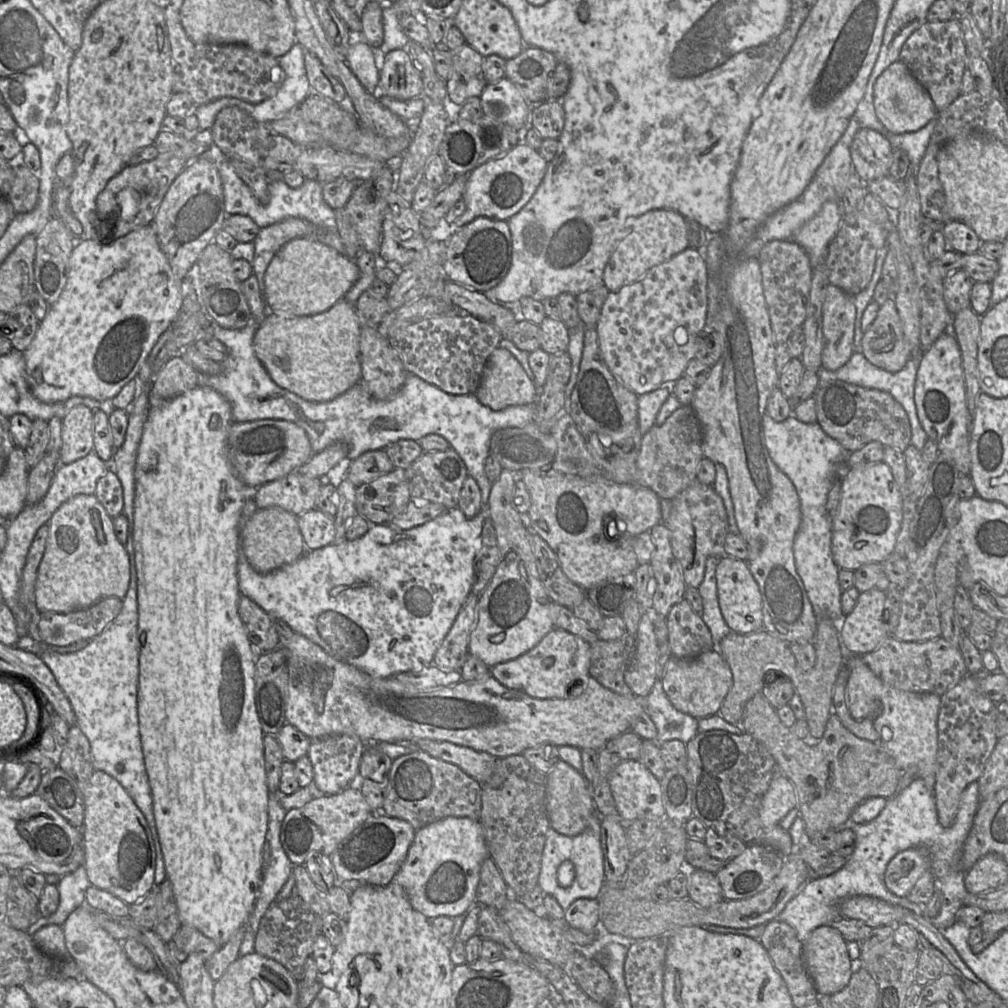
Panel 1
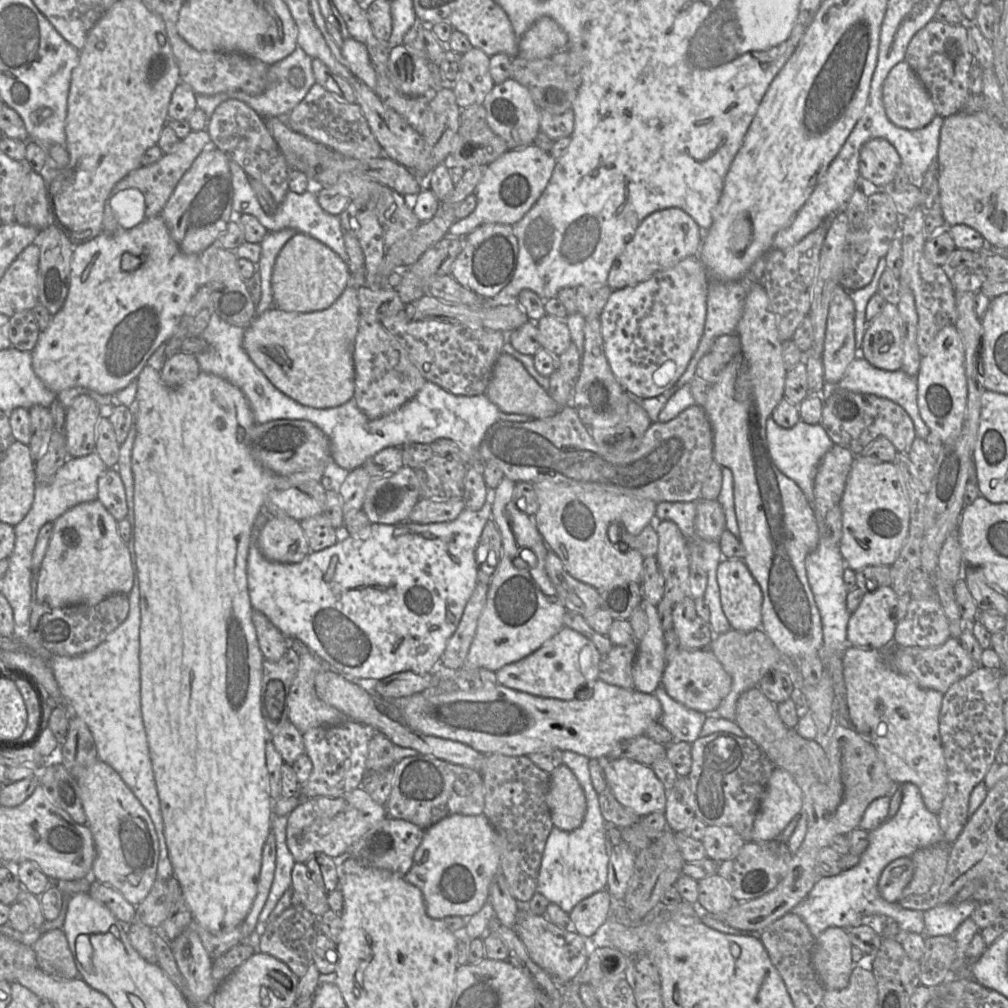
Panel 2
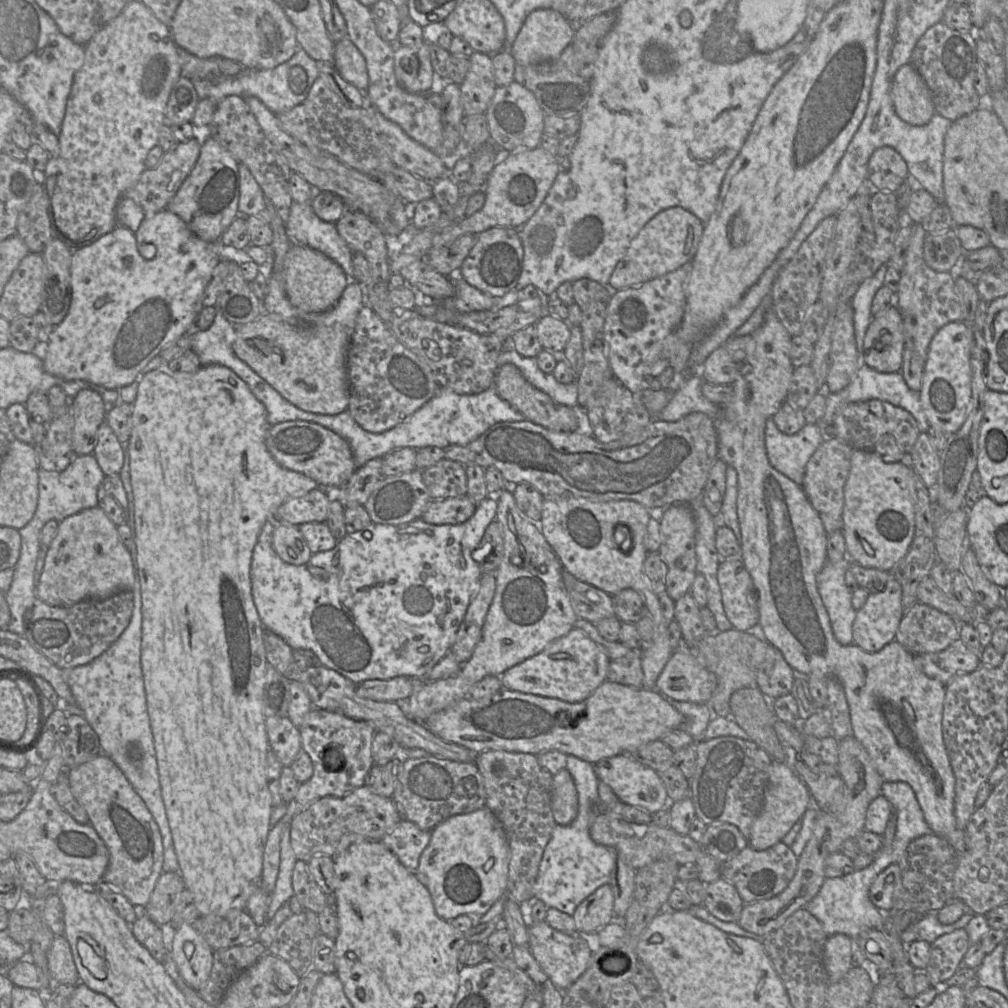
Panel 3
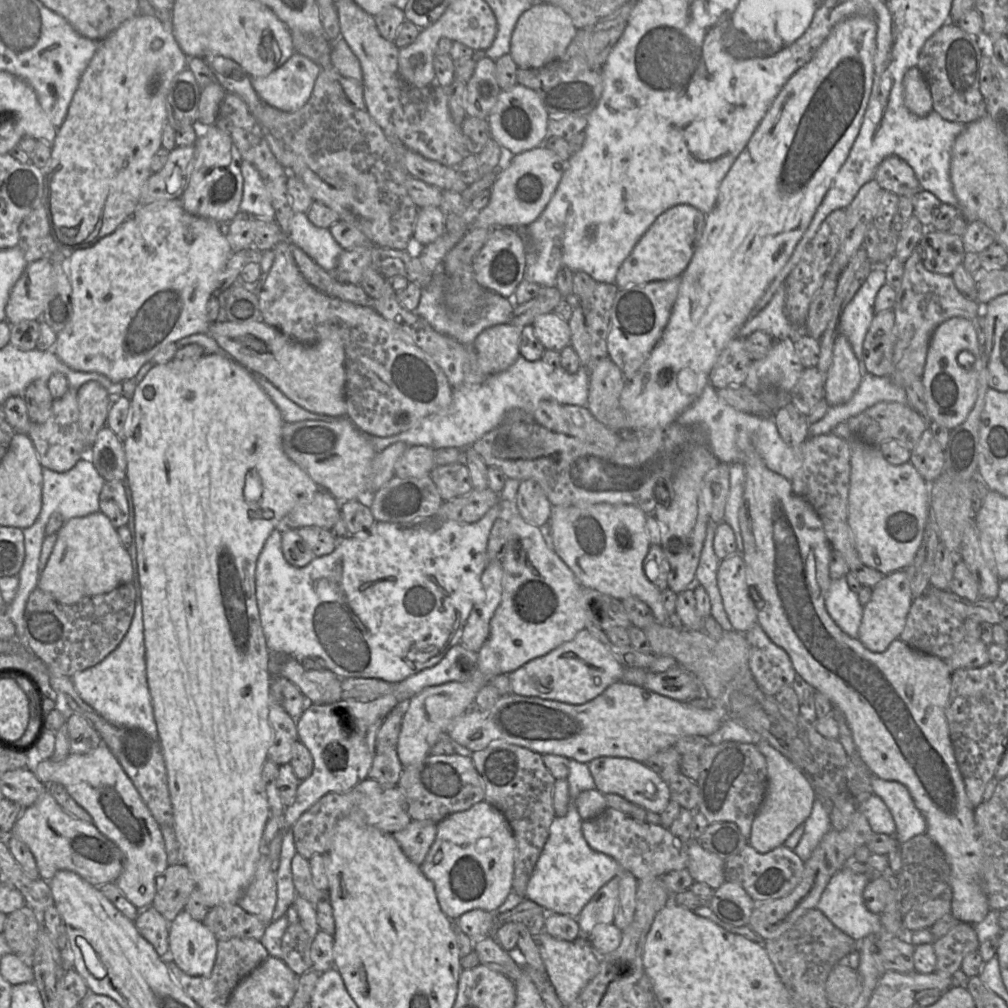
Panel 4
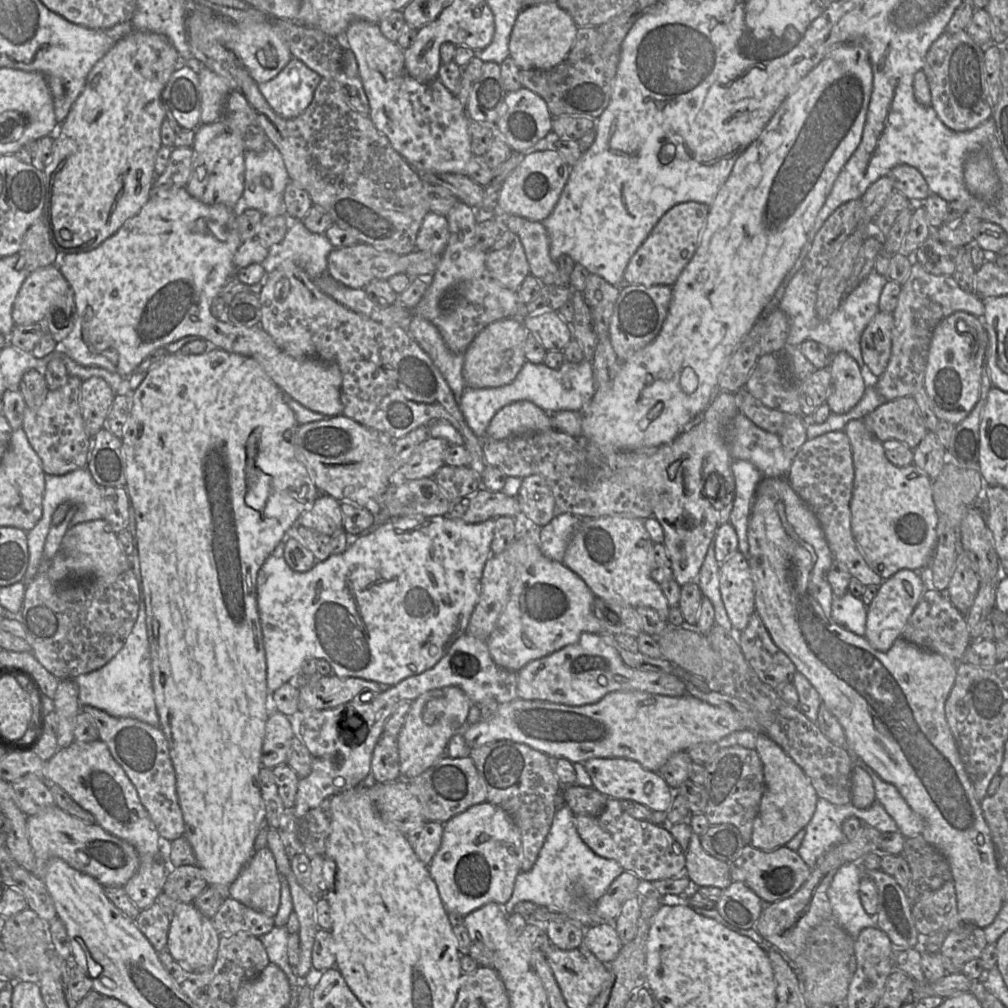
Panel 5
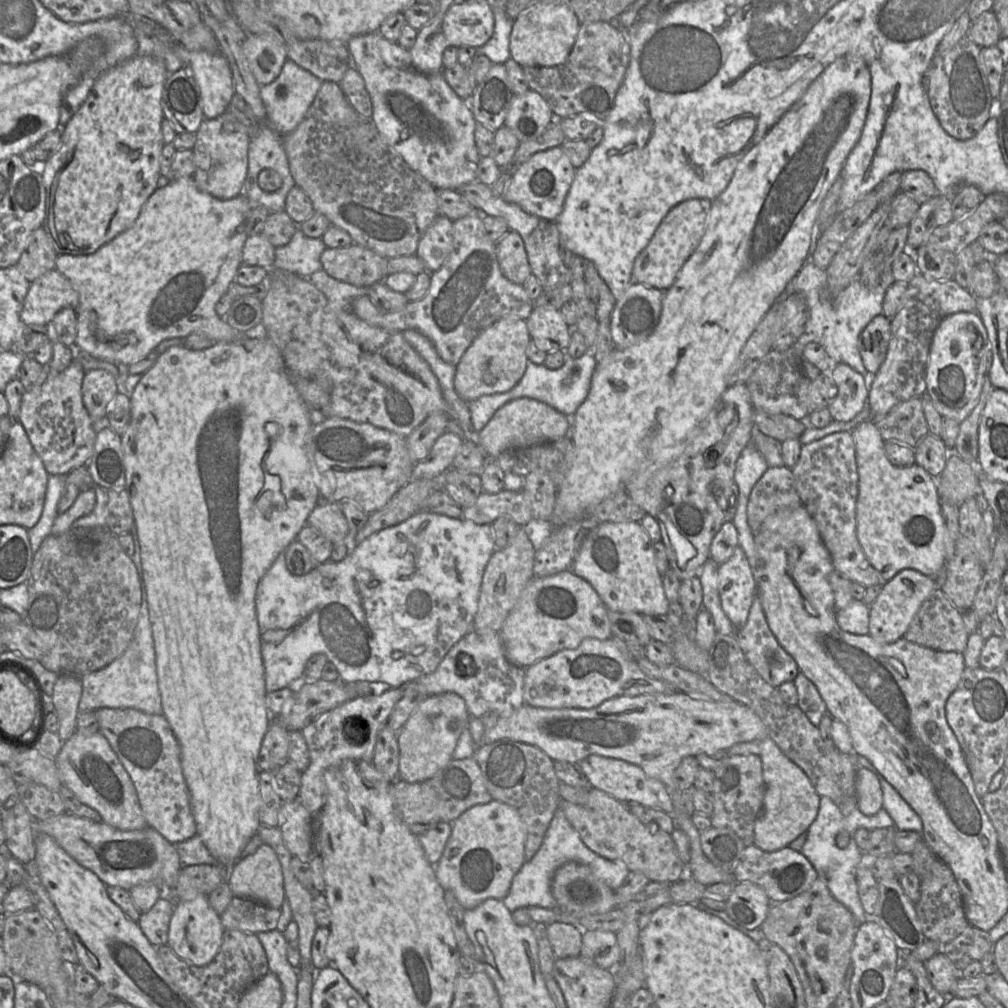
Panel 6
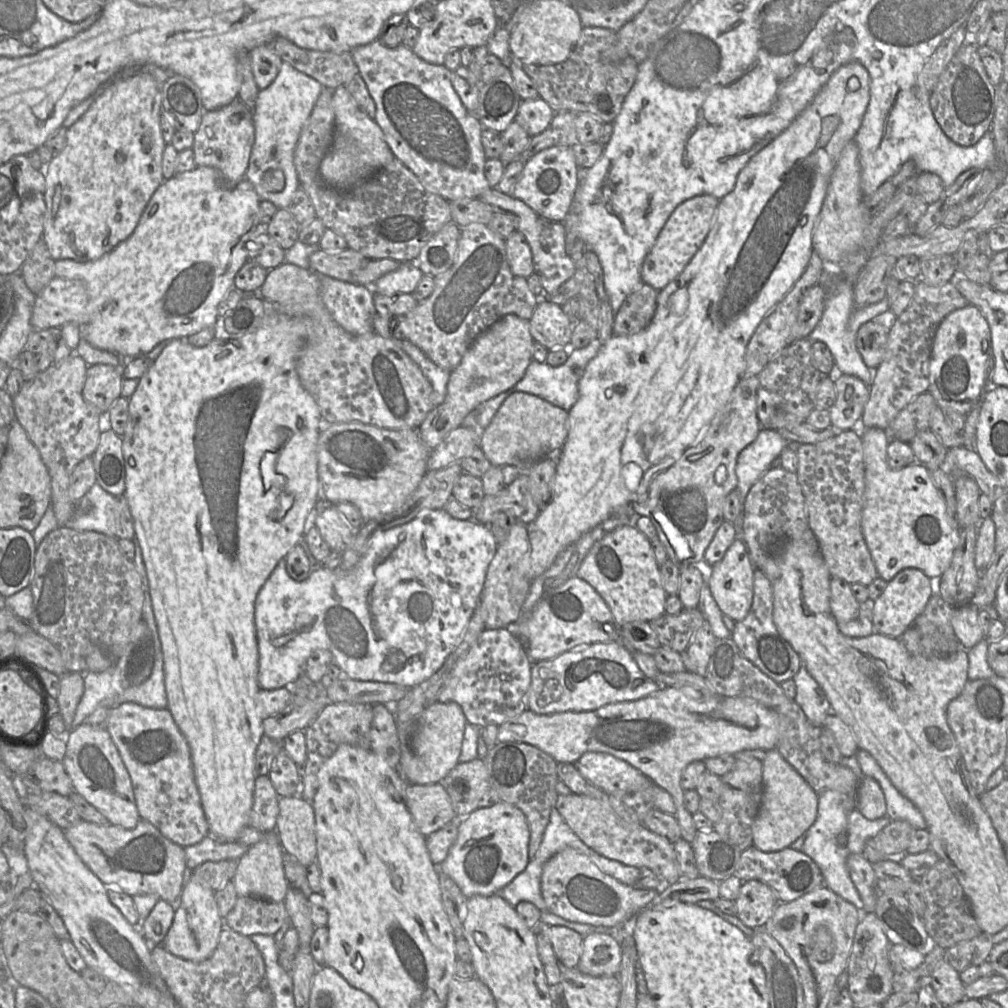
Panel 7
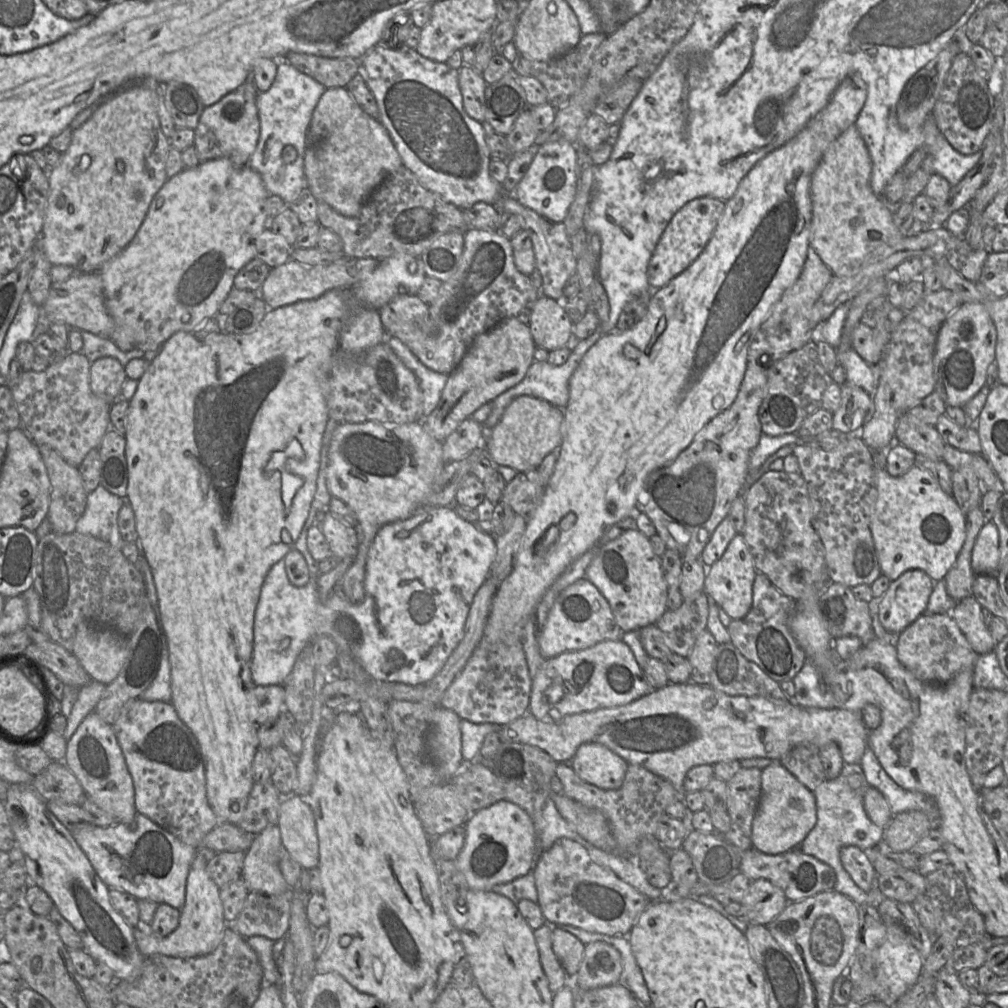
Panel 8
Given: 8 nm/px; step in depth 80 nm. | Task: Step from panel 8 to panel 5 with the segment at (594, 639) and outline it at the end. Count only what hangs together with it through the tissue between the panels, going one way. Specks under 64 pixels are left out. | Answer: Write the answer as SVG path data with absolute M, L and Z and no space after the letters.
M523 528L514 540L515 577L510 598L487 642L494 663L518 672L528 663L576 643L584 632L601 634L593 613L595 595L575 572L562 562L545 557Z

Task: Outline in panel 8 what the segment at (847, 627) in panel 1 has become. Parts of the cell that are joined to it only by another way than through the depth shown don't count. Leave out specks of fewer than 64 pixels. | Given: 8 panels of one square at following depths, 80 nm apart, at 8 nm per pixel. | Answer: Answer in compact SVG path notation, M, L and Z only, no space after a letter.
M920 569L904 572L879 599L878 618L889 633L898 635L926 612L934 581Z

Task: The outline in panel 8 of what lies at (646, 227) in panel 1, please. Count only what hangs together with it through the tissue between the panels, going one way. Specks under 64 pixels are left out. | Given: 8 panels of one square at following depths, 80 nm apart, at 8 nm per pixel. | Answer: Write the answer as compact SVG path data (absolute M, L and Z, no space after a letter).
M697 197L681 206L662 232L650 257L647 278L650 289L659 289L688 268L702 253L717 228L726 201L714 197Z

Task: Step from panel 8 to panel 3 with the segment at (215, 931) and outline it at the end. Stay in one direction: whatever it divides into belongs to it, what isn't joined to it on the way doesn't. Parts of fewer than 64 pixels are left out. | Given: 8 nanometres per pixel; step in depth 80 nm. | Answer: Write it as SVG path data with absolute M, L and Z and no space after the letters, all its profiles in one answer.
M191 924L176 928L169 953L182 979L191 988L198 991L208 982L214 951Z

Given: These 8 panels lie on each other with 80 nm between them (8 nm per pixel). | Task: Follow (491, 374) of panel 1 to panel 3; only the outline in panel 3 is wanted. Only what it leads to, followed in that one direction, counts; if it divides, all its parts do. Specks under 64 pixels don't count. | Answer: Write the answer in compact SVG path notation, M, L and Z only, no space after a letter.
M505 364L499 367L495 375L494 386L503 400L522 413L525 419L533 423L560 432L573 432L579 428L578 412L579 409L583 408L556 403L548 394L532 386L513 364Z

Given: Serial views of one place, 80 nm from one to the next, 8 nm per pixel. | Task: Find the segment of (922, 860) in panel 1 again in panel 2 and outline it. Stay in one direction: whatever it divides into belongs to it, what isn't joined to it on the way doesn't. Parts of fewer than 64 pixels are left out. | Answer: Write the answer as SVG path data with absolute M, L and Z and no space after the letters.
M900 857L890 862L882 871L878 882L881 897L896 902L913 877L914 866L910 857Z

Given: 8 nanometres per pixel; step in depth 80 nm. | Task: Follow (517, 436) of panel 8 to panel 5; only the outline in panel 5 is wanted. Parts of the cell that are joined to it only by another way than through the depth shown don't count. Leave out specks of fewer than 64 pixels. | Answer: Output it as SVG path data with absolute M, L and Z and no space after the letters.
M522 400L504 406L494 415L486 429L486 437L502 440L514 435L550 429L550 413L530 401Z

